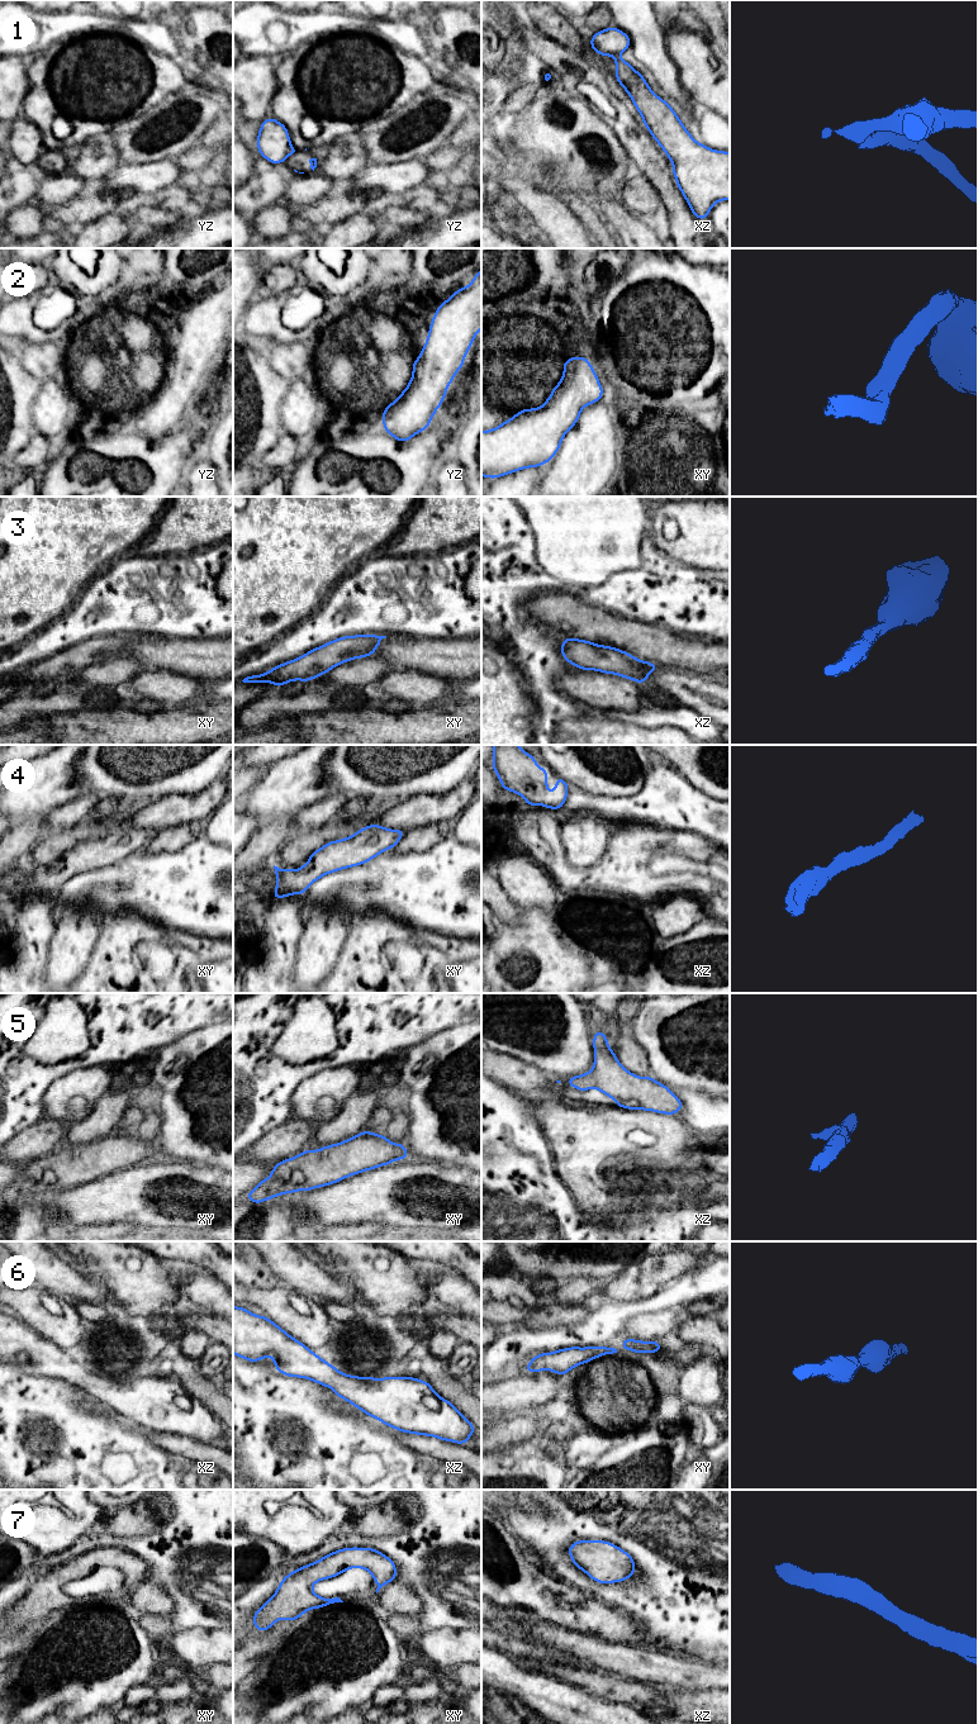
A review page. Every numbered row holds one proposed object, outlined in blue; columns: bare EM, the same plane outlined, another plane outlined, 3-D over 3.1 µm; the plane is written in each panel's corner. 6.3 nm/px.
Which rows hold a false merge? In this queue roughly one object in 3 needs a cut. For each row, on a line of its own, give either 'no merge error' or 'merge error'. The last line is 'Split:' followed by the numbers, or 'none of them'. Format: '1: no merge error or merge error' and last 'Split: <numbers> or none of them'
1: merge error
2: no merge error
3: no merge error
4: no merge error
5: no merge error
6: no merge error
7: no merge error
Split: 1

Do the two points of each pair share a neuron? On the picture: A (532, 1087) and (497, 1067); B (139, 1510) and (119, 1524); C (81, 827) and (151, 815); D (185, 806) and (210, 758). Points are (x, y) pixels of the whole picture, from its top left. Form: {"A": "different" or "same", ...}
{"A": "same", "B": "same", "C": "different", "D": "different"}

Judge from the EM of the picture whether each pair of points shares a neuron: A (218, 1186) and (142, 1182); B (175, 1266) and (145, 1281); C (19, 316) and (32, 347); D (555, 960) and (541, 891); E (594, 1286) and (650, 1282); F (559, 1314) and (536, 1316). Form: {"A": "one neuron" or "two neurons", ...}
{"A": "one neuron", "B": "two neurons", "C": "two neurons", "D": "two neurons", "E": "two neurons", "F": "one neuron"}

